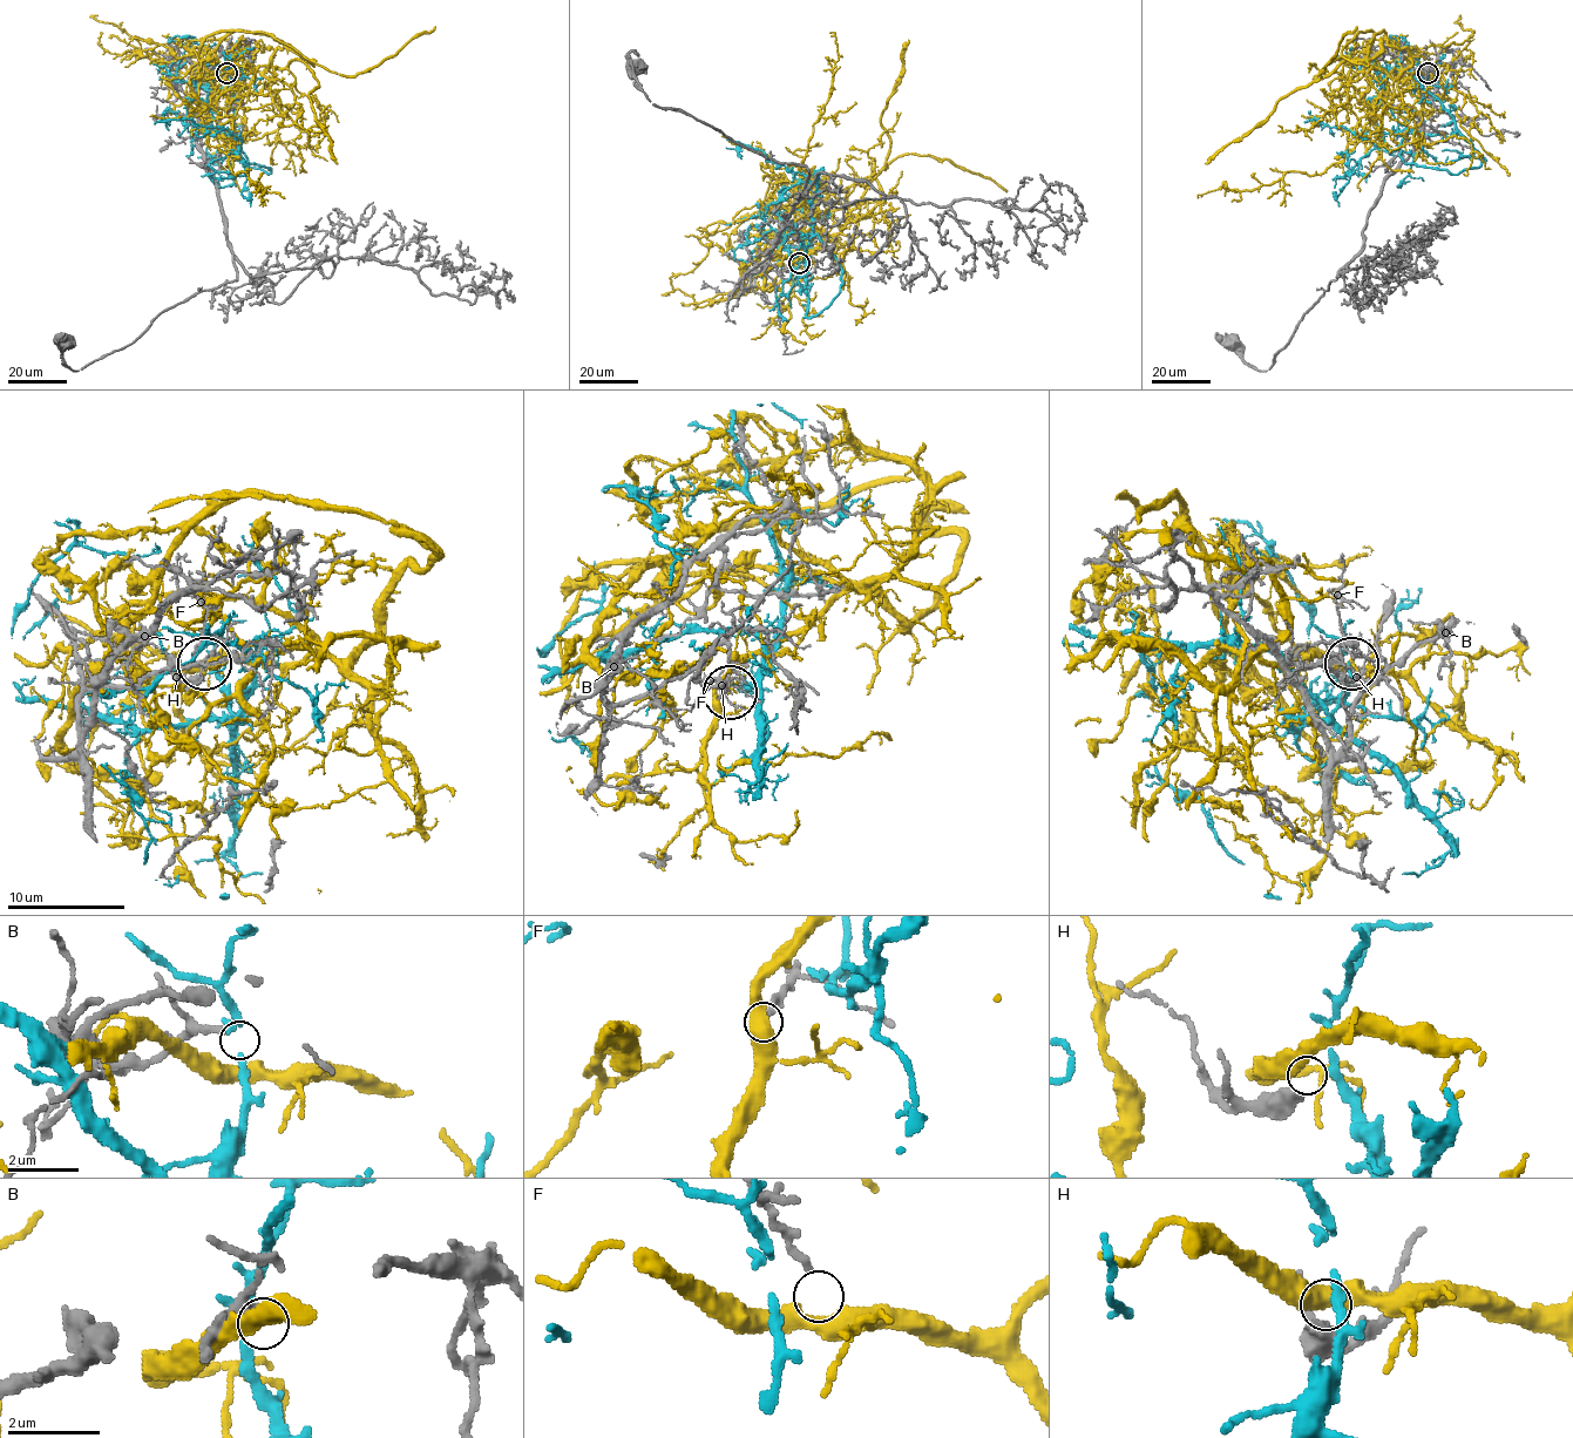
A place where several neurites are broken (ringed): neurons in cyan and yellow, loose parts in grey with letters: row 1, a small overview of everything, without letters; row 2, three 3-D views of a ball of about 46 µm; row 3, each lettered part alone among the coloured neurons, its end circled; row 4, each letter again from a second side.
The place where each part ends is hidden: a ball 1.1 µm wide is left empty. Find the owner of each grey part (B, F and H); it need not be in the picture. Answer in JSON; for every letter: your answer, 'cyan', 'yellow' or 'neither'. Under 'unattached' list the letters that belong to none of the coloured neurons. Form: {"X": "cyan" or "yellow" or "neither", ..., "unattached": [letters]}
{"B": "neither", "F": "yellow", "H": "cyan", "unattached": ["B"]}

